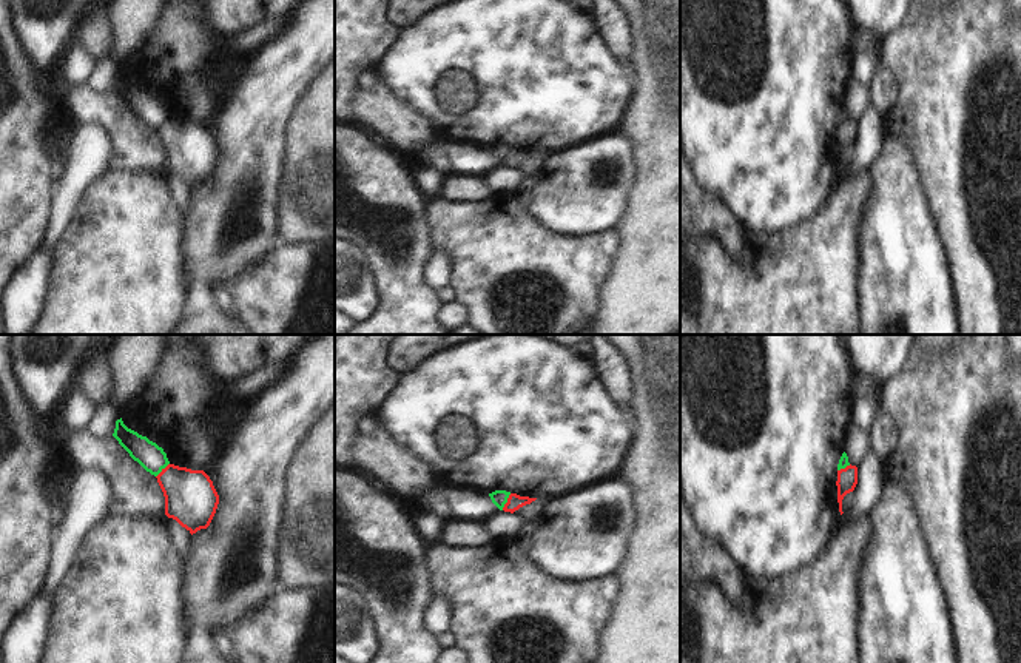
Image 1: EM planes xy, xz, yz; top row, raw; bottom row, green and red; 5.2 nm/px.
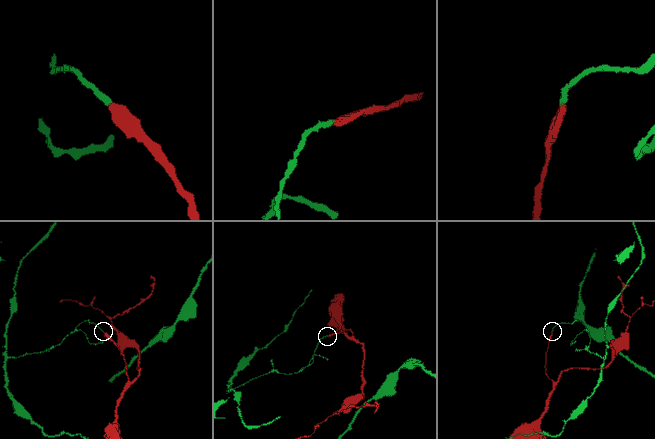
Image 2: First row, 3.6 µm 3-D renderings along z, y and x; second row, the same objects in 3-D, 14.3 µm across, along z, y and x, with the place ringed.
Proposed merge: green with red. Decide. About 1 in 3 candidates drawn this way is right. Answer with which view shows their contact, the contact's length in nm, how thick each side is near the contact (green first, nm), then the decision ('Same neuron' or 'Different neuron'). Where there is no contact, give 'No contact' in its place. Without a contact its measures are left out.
Touches green in xz. Shared border 100 nm. Thickness 80 nm (green) against 80 nm. Different neuron.

